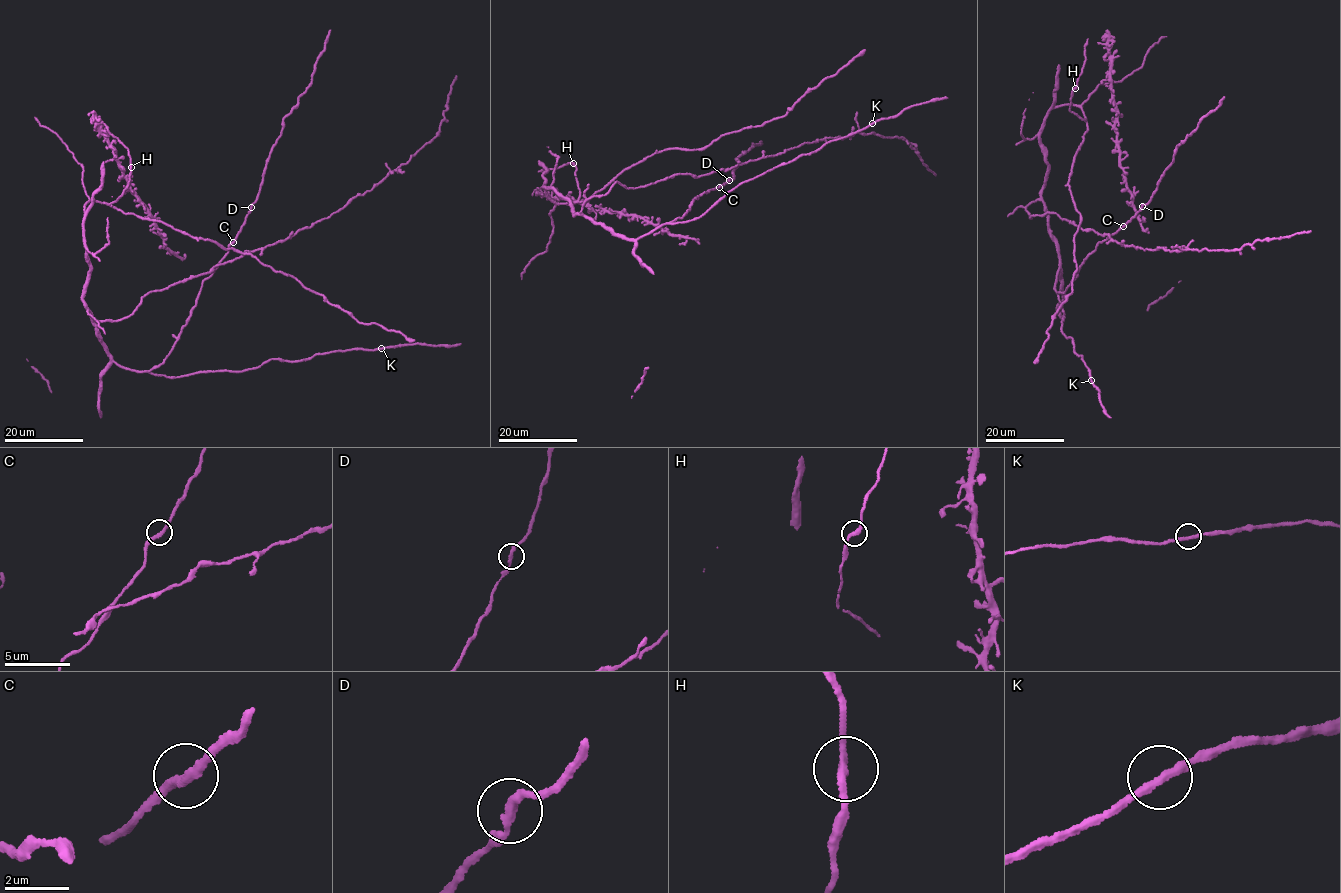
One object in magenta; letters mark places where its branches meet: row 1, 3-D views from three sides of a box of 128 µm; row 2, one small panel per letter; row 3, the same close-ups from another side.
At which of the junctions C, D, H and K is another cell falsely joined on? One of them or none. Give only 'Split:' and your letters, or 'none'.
Split: none

